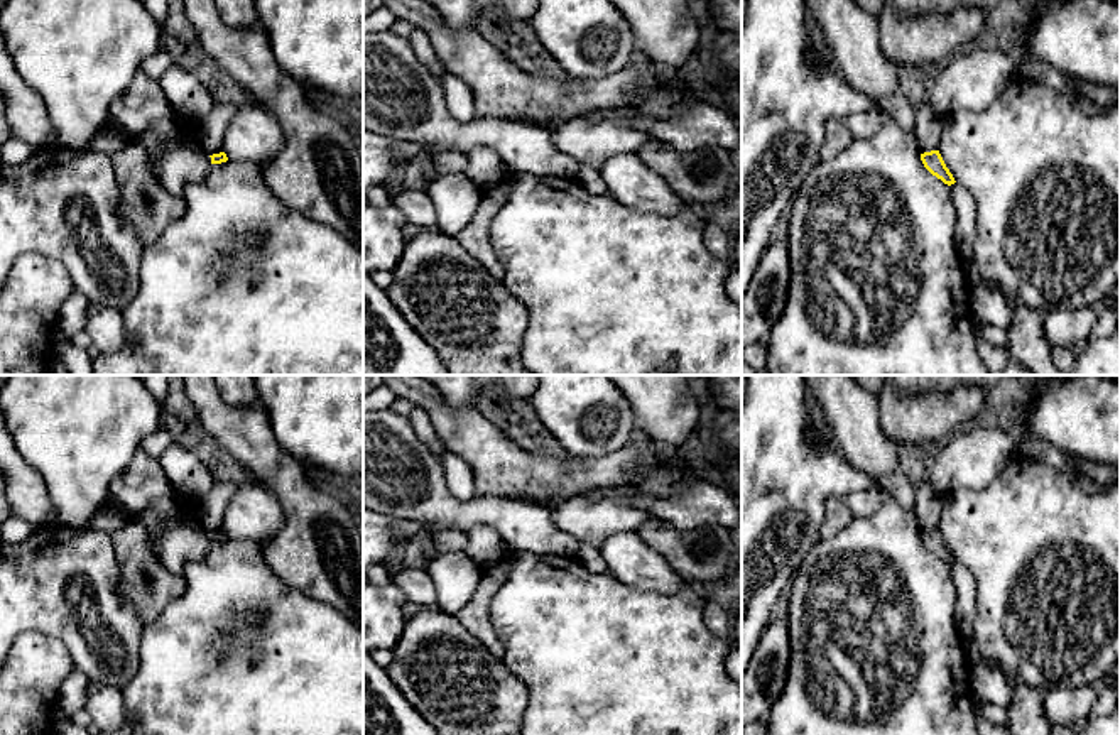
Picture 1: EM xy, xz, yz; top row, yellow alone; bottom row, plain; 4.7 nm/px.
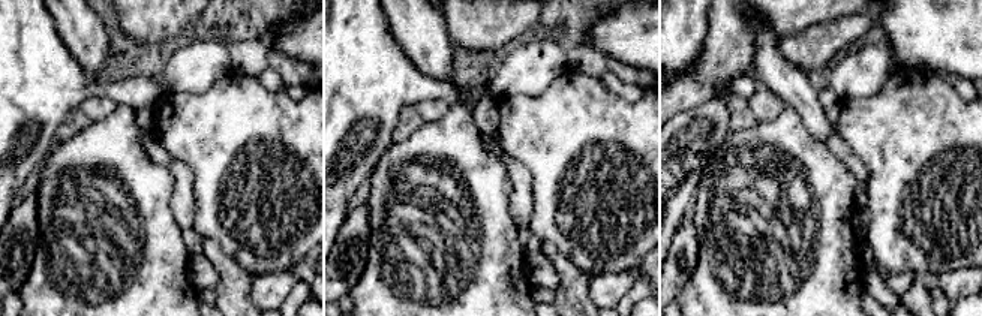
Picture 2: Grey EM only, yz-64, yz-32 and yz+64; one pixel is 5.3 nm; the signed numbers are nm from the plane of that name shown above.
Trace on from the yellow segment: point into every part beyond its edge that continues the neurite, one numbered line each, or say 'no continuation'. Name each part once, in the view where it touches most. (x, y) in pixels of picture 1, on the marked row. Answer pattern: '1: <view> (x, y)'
no continuation

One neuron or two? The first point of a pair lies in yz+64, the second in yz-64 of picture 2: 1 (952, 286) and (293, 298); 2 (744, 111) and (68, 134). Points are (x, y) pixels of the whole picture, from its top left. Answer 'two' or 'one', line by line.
1: two
2: one

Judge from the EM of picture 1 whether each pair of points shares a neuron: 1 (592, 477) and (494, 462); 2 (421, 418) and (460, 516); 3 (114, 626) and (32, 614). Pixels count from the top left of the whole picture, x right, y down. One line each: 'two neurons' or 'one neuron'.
1: one neuron
2: two neurons
3: one neuron

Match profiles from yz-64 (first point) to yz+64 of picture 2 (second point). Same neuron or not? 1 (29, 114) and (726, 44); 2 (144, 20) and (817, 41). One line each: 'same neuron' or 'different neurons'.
1: different neurons
2: same neuron

